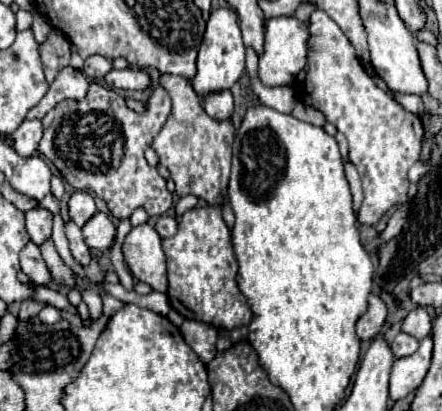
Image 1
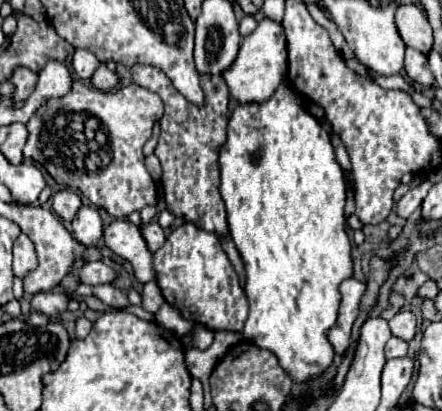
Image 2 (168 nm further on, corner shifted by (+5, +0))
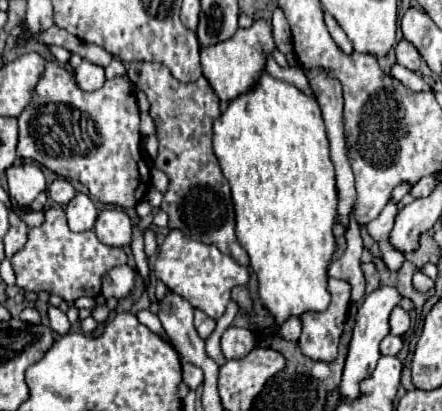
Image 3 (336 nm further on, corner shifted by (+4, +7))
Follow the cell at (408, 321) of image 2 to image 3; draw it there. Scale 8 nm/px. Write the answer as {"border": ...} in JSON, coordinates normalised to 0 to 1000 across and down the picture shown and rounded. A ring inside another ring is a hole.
{"border":[[[896,745],[882,764],[882,813],[910,818],[923,798],[928,798],[928,764],[910,745]]]}

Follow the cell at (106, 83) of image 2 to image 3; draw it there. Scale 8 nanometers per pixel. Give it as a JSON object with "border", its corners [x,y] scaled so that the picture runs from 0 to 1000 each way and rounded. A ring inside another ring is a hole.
{"border":[[[186,146],[186,156],[167,170],[167,195],[176,195],[176,214],[195,219],[195,224],[213,224],[222,214],[231,214],[231,204],[240,200],[235,190],[235,165]]]}

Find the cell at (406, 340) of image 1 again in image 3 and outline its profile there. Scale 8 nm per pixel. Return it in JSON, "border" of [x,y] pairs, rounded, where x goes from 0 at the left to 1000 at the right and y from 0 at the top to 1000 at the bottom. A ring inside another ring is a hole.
{"border":[[[878,813],[864,832],[860,832],[860,861],[878,861],[878,866],[896,866],[910,847],[910,822]]]}

